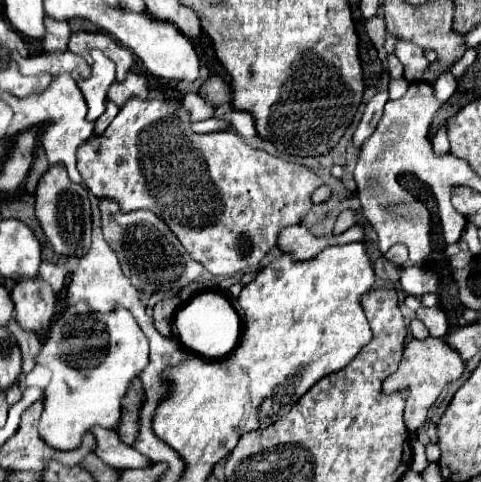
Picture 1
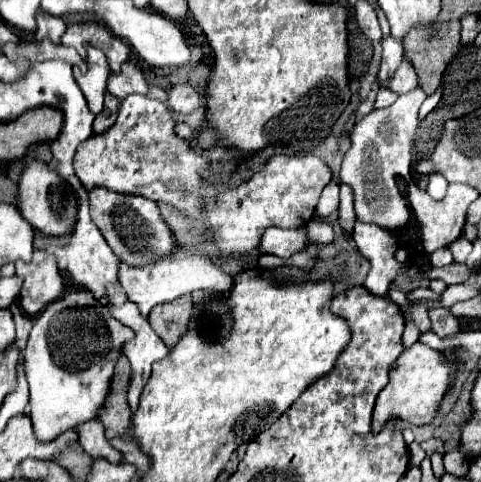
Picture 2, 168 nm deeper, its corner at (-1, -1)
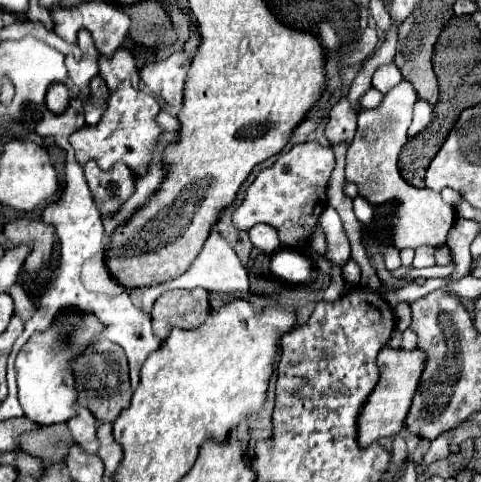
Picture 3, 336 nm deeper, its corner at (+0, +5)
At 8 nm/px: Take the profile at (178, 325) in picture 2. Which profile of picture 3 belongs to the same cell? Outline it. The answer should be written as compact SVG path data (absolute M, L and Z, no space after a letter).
M174 289L162 293L152 309L154 335L164 341L174 327L194 329L200 327L210 313L208 293L204 289Z

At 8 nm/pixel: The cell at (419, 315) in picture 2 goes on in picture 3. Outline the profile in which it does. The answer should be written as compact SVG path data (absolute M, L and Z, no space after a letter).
M400 303L396 309L394 309L394 317L396 317L396 329L400 333L404 333L408 327L410 327L410 305L408 303Z

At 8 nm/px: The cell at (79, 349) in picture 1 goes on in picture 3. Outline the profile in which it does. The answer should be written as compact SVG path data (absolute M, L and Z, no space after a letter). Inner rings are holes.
M74 311L64 313L46 333L36 333L30 343L16 357L18 373L18 401L24 409L24 415L36 425L54 425L66 423L72 417L72 405L76 401L76 391L72 385L70 363L82 353L88 345L94 343L96 335L102 331L100 323L94 317L82 317ZM58 333L68 333L66 339L60 339Z

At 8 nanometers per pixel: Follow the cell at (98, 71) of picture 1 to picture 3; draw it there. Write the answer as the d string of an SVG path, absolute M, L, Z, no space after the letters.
M88 29L78 31L78 41L76 43L82 51L82 57L80 59L66 57L66 67L68 67L70 79L78 87L80 95L88 97L88 81L94 75L98 75L98 53L96 53L96 47L92 45L92 35L88 33Z

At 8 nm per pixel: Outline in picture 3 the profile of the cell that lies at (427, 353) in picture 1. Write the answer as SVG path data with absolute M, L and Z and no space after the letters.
M386 345L378 353L378 369L380 369L380 379L376 383L376 389L368 395L358 417L358 445L362 449L372 445L374 441L380 441L382 437L394 437L396 433L402 431L404 417L412 401L412 393L416 391L416 385L420 379L420 369L424 369L422 353L420 349L400 351Z

